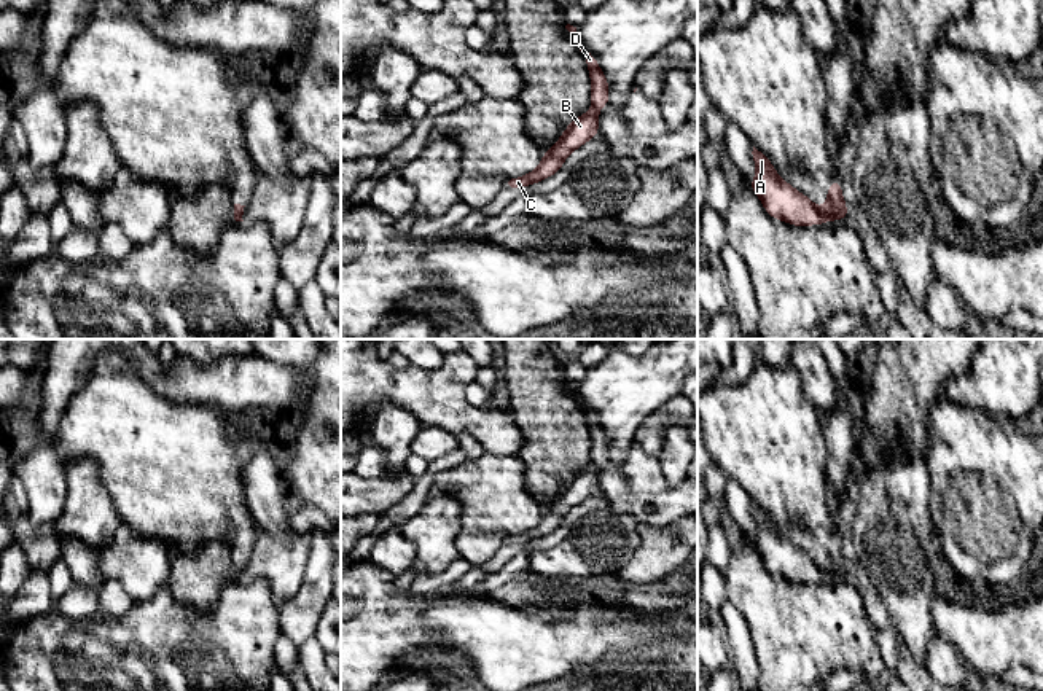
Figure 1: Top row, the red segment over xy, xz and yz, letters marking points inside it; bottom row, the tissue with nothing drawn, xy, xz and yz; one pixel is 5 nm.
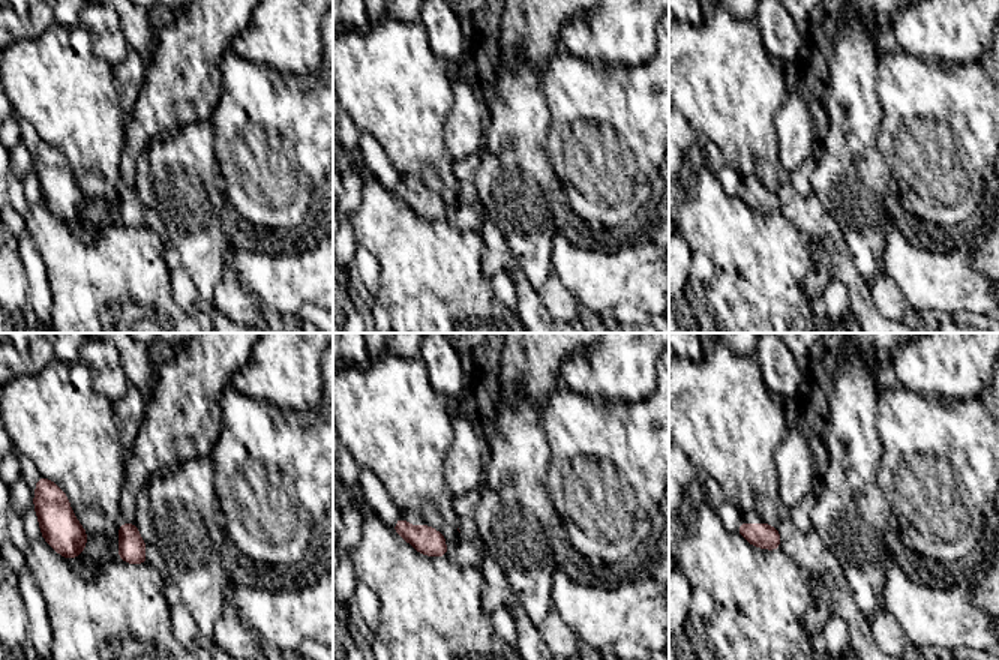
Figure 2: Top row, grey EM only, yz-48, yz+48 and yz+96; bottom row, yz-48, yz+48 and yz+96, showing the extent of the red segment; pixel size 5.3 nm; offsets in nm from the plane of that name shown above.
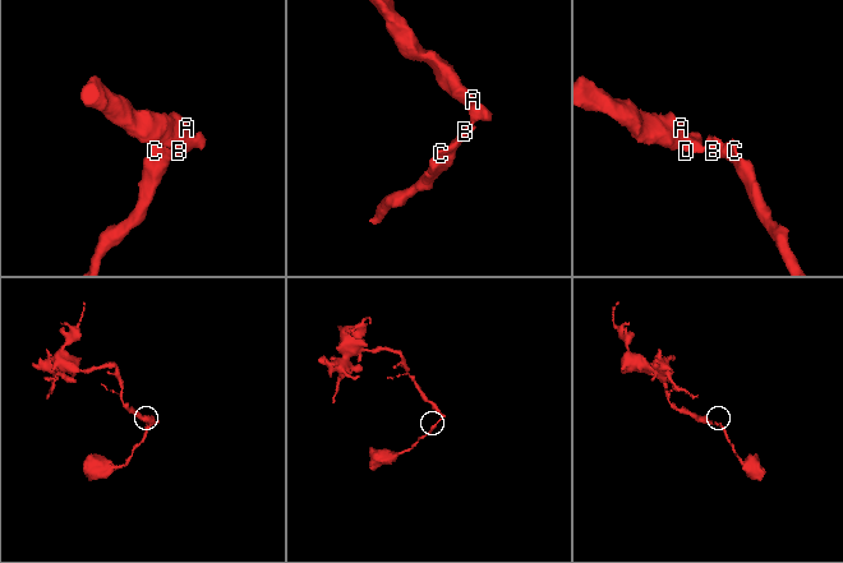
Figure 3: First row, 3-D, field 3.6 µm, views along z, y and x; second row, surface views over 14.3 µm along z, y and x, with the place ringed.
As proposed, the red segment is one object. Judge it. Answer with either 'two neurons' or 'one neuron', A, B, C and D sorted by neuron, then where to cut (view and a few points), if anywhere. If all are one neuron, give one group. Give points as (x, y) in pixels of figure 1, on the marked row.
two neurons; A D / B C; cut in yz along (819, 209), (825, 220)

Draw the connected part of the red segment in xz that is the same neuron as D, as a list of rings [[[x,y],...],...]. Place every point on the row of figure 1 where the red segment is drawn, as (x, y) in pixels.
[[[578,43],[578,48],[586,57],[586,64],[588,64],[589,75],[591,75],[591,83],[592,83],[591,102],[592,102],[592,107],[602,108],[608,103],[608,83],[605,80],[604,72],[599,68],[597,59],[591,53],[588,53],[580,43]]]

